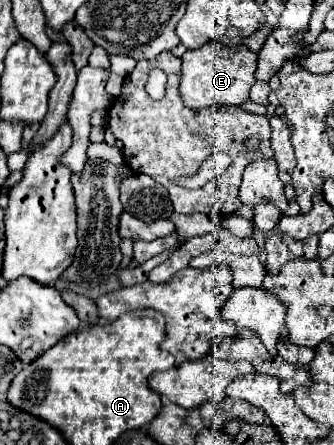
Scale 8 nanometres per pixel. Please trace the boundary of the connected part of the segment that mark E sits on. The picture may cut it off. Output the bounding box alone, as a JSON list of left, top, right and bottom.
[180,41,256,109]

